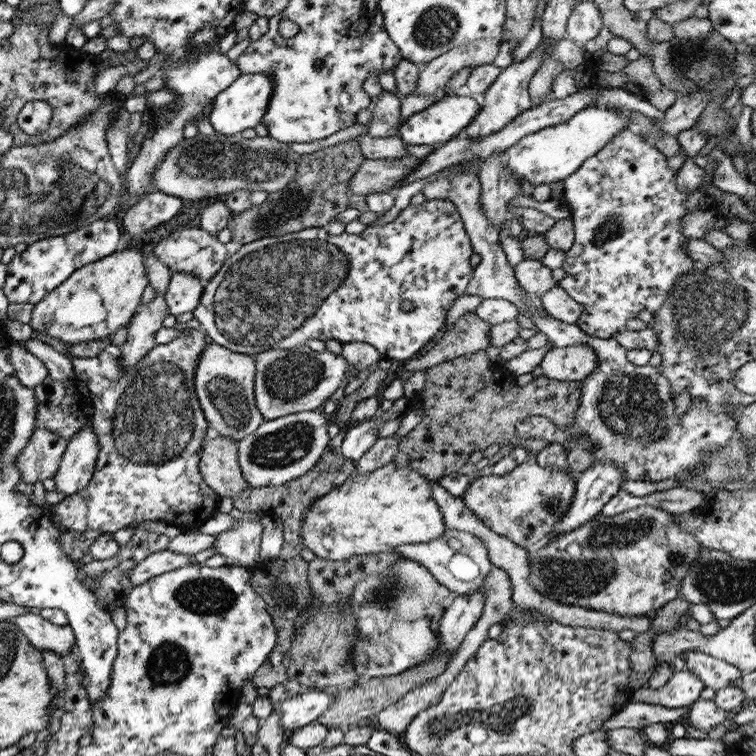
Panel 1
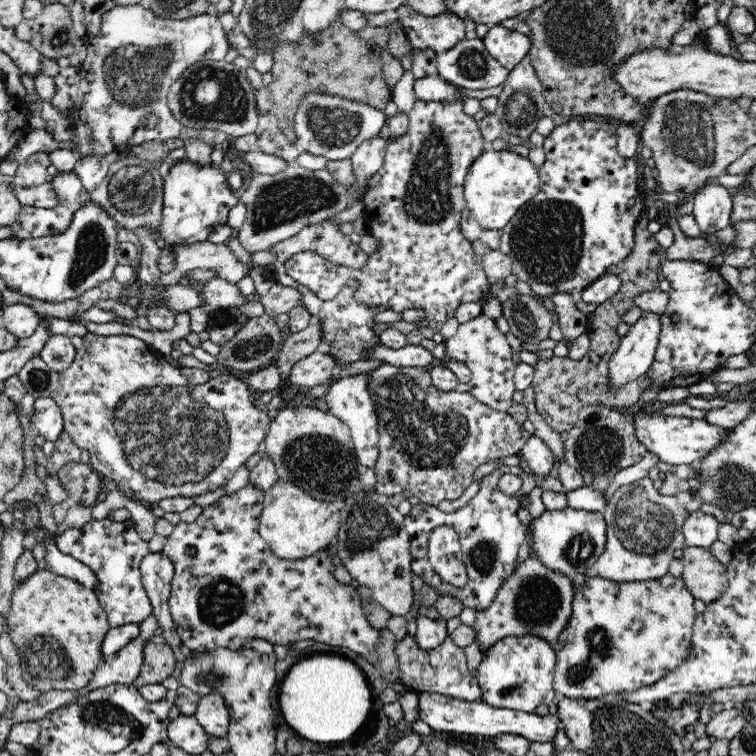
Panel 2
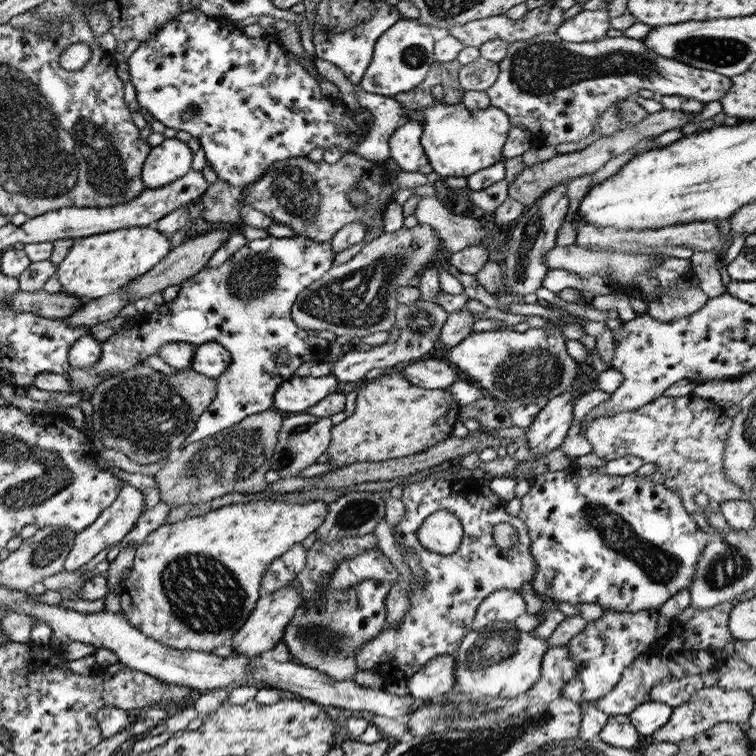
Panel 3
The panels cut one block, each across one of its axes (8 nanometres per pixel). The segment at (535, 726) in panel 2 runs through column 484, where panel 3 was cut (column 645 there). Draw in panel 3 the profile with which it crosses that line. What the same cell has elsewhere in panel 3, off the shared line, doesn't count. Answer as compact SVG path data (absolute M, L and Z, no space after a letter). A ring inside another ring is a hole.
M647 701L636 706L629 714L630 723L635 727L639 737L649 738L658 728L661 728L671 714L672 707L666 704Z

